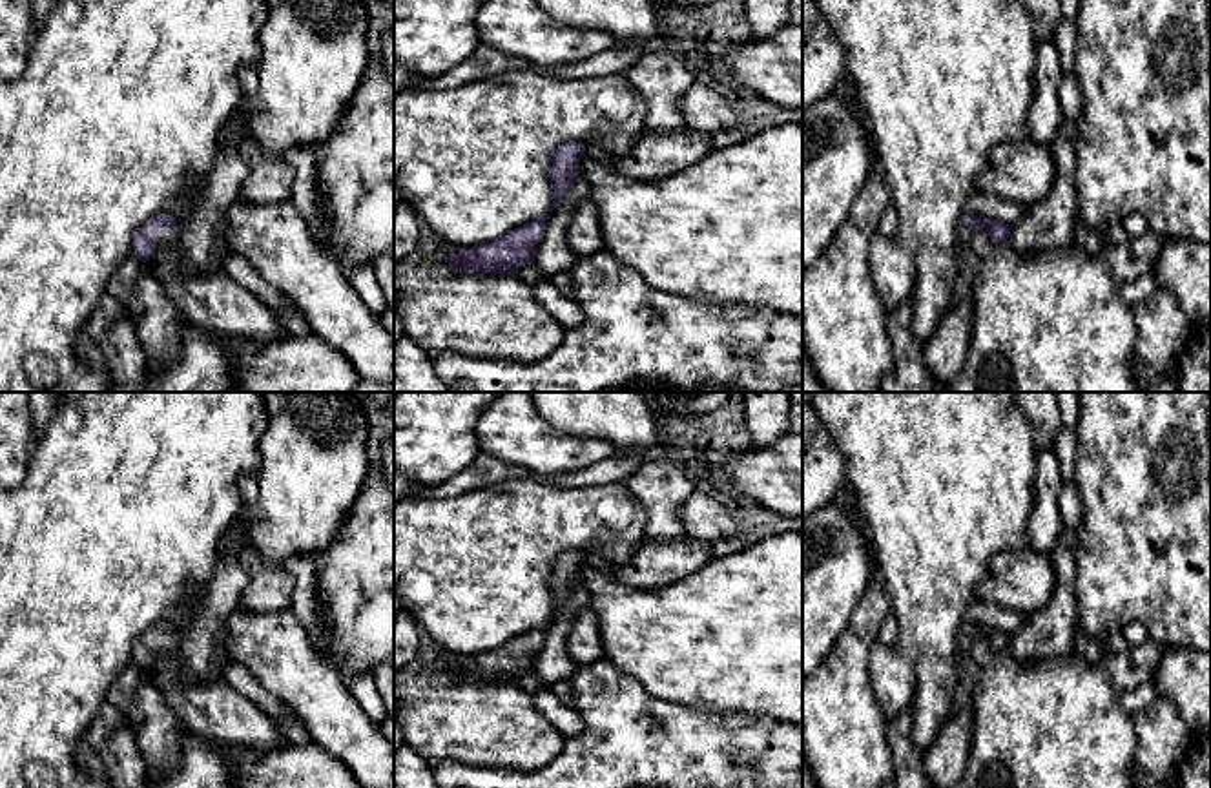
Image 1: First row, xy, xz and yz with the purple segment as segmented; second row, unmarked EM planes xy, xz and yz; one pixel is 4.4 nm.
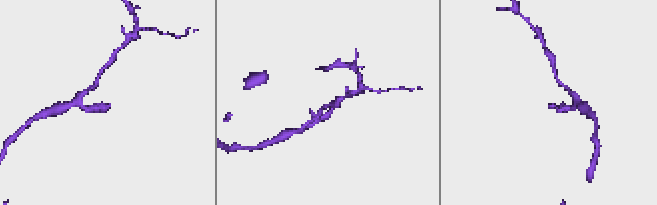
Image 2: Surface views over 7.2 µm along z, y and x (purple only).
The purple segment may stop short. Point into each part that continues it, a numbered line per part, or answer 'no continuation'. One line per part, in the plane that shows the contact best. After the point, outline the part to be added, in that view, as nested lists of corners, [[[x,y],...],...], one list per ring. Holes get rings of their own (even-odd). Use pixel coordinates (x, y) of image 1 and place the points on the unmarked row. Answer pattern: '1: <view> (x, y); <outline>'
1: xy (214, 710); [[[170,633],[153,660],[151,684],[162,693],[182,731],[244,744],[252,750],[283,748],[281,731],[250,699],[233,690],[224,677],[195,682],[182,675],[181,633]]]

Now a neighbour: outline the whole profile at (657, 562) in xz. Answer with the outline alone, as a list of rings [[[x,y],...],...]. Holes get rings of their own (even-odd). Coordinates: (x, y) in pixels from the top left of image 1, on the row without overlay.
[[[647,538],[626,564],[611,567],[616,582],[631,587],[664,587],[695,573],[711,558],[711,544],[702,538]]]

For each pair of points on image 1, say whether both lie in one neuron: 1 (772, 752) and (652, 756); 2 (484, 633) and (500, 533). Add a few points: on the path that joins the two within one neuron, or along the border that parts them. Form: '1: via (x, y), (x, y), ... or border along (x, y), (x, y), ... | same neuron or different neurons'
1: via (743, 754), (681, 754) | same neuron
2: via (484, 608), (484, 559) | same neuron

